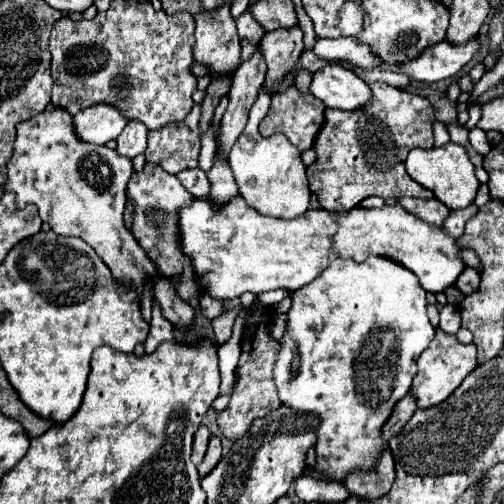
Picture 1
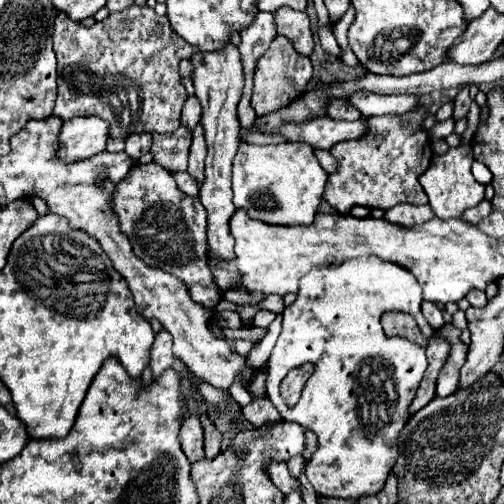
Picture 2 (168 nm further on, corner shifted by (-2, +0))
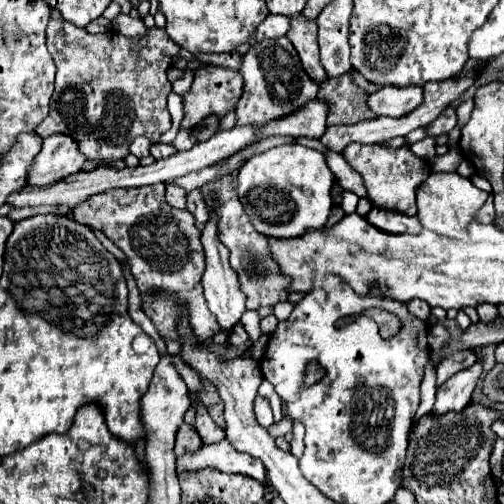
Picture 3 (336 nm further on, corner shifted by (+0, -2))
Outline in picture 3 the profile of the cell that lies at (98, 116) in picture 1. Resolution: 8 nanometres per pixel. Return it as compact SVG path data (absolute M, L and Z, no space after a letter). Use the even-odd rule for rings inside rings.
M52 134L44 138L40 154L26 172L26 182L30 186L46 186L76 174L84 164L84 156L78 152L76 142L66 134Z

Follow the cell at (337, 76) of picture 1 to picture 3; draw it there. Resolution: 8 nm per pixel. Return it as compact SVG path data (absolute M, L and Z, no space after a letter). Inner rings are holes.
M382 86L376 94L368 96L370 110L376 116L390 116L390 118L402 118L416 110L422 104L422 88L418 86Z

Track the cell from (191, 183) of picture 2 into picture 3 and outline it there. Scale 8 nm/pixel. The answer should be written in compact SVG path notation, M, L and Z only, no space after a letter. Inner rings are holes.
M168 186L166 188L166 202L172 208L186 208L186 190L180 186Z

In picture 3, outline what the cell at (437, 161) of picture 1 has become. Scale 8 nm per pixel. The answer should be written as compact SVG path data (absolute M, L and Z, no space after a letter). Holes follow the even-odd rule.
M432 172L428 180L418 188L418 218L424 228L436 234L448 238L466 238L466 226L474 220L486 198L486 192L478 190L468 178L462 178L456 172Z

